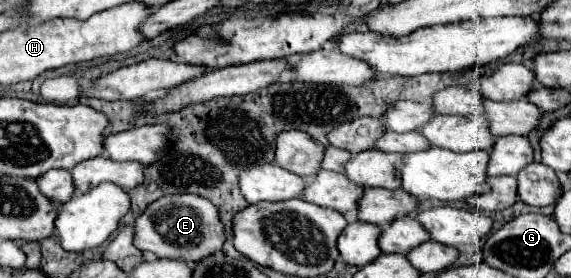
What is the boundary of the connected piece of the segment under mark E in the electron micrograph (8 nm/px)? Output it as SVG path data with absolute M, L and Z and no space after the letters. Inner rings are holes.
M167 195L151 203L135 221L133 245L155 257L195 261L211 251L221 251L223 225L217 217L217 207L199 195Z

